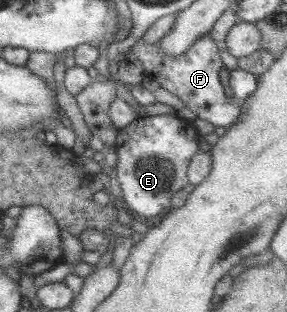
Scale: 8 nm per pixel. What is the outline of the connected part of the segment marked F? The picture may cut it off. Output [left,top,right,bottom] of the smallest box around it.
[129,33,242,129]

